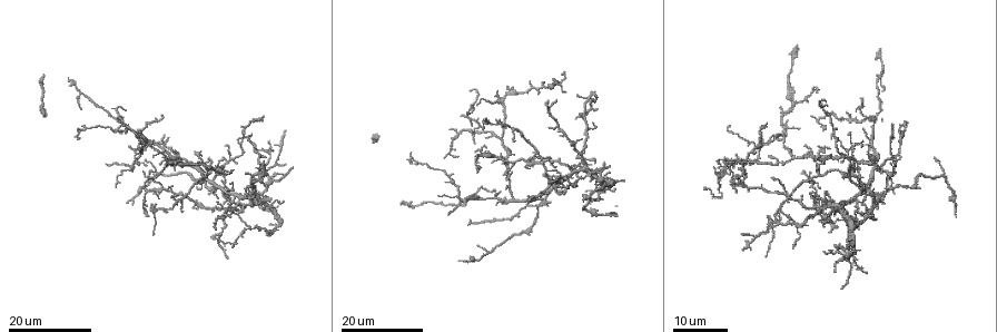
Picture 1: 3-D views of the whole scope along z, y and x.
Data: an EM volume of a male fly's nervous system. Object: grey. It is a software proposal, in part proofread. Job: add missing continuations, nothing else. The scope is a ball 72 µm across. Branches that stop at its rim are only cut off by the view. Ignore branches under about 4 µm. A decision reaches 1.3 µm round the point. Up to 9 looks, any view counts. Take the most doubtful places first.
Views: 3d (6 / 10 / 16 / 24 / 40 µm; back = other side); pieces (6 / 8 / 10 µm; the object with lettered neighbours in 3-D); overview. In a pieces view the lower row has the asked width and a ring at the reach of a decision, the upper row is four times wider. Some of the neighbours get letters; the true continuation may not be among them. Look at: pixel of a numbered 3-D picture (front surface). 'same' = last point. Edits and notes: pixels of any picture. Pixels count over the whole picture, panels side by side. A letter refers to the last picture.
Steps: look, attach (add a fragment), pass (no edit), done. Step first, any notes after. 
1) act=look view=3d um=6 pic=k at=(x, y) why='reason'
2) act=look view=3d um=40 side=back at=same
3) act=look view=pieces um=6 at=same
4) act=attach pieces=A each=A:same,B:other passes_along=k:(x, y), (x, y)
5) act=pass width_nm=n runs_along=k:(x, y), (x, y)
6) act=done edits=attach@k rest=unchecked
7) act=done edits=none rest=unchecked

act=look view=3d um=24 pic=1 at=(743, 250)

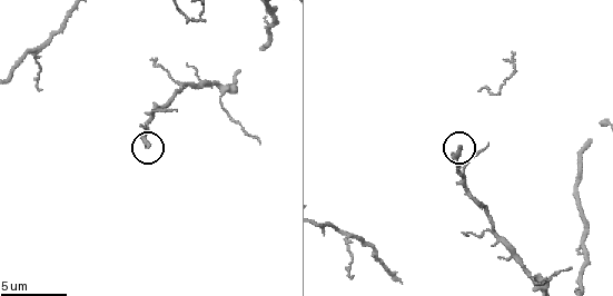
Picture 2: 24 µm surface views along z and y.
act=look view=pieces um=6 pic=2 at=(146, 146) why='what lies round it'

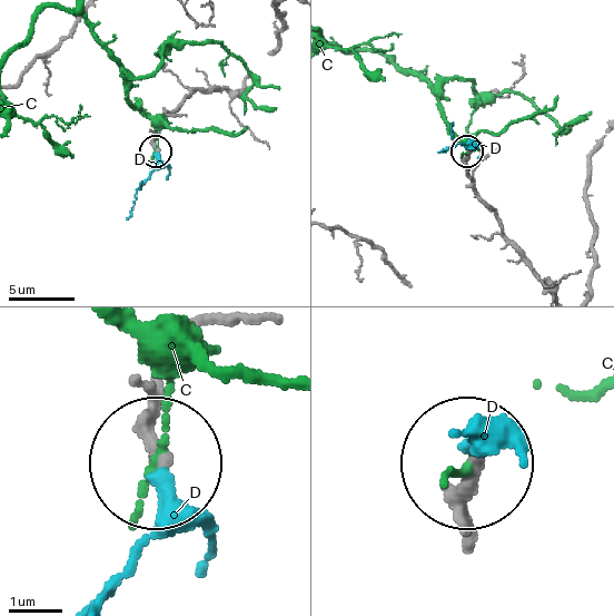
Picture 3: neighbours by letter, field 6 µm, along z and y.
act=attach pieces=D each=C:other,D:same passes_along=3:(156, 392), (169, 512), (116, 593) found='the neuron continues'

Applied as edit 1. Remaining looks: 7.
act=look view=overview

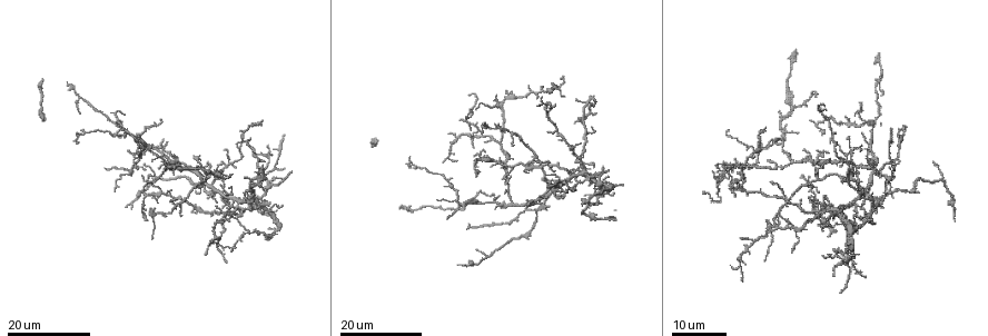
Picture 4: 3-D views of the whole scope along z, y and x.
act=look view=3d um=24 pic=4 at=(831, 213) why='an open end'

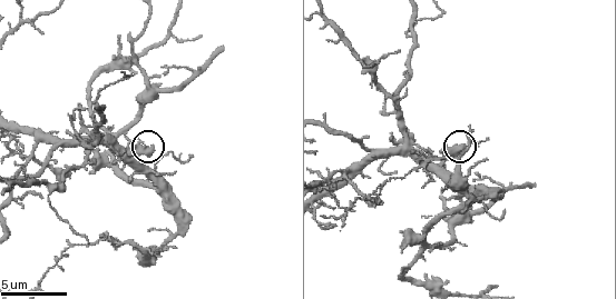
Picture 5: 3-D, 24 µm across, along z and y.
act=look view=pieces um=6 pic=5 at=(152, 149) why='see the neighbours'

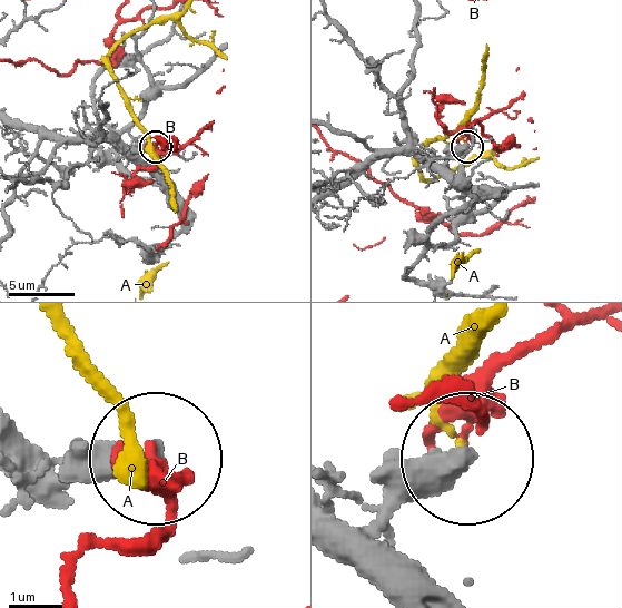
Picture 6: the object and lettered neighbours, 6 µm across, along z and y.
act=pass each=A:other,B:other runs_along=6:(329, 193), (379, 158), (400, 153), (438, 155), (464, 148) found='no lettered fragment goes on from it'

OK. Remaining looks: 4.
act=look view=3d um=16 pic=4 at=(504, 182) why='an open end'

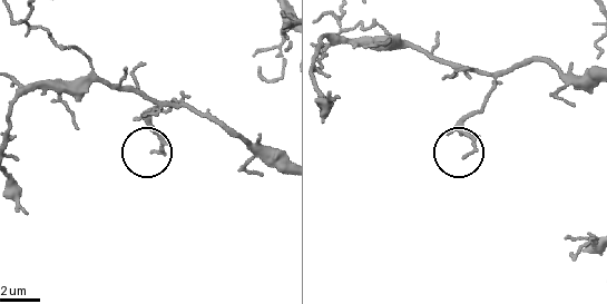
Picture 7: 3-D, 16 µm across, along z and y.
act=look view=pieces um=8 pic=7 at=(155, 153)

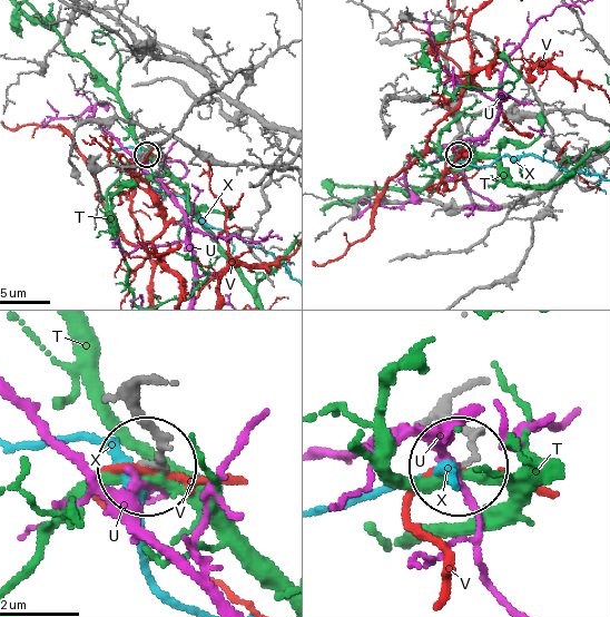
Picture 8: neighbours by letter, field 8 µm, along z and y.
act=pass each=T:other,U:other,V:other,X:other runs_along=8:(145, 385), (138, 405), (155, 446), (148, 464) found='no lettered fragment goes on from it'

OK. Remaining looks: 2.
act=look view=pieces um=10 pic=5 at=(390, 132) why='tapers out'

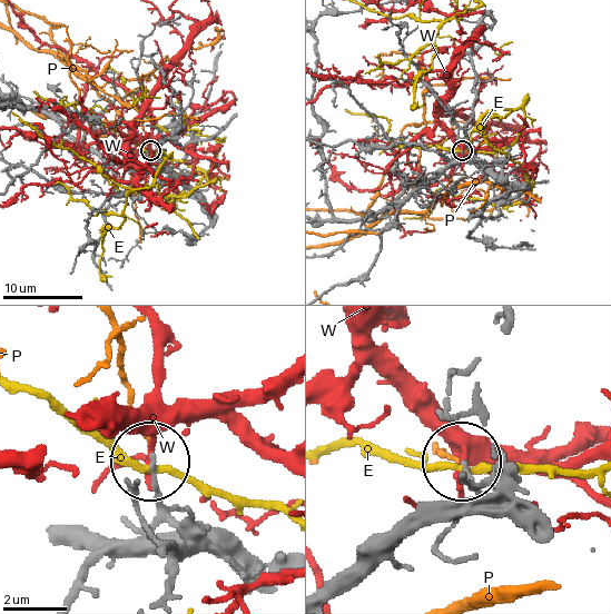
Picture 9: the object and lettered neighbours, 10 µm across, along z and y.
act=pass each=E:other,P:other,W:other found='none of them fits'

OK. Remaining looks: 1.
act=done edits=attach@3 rest=unchecked

